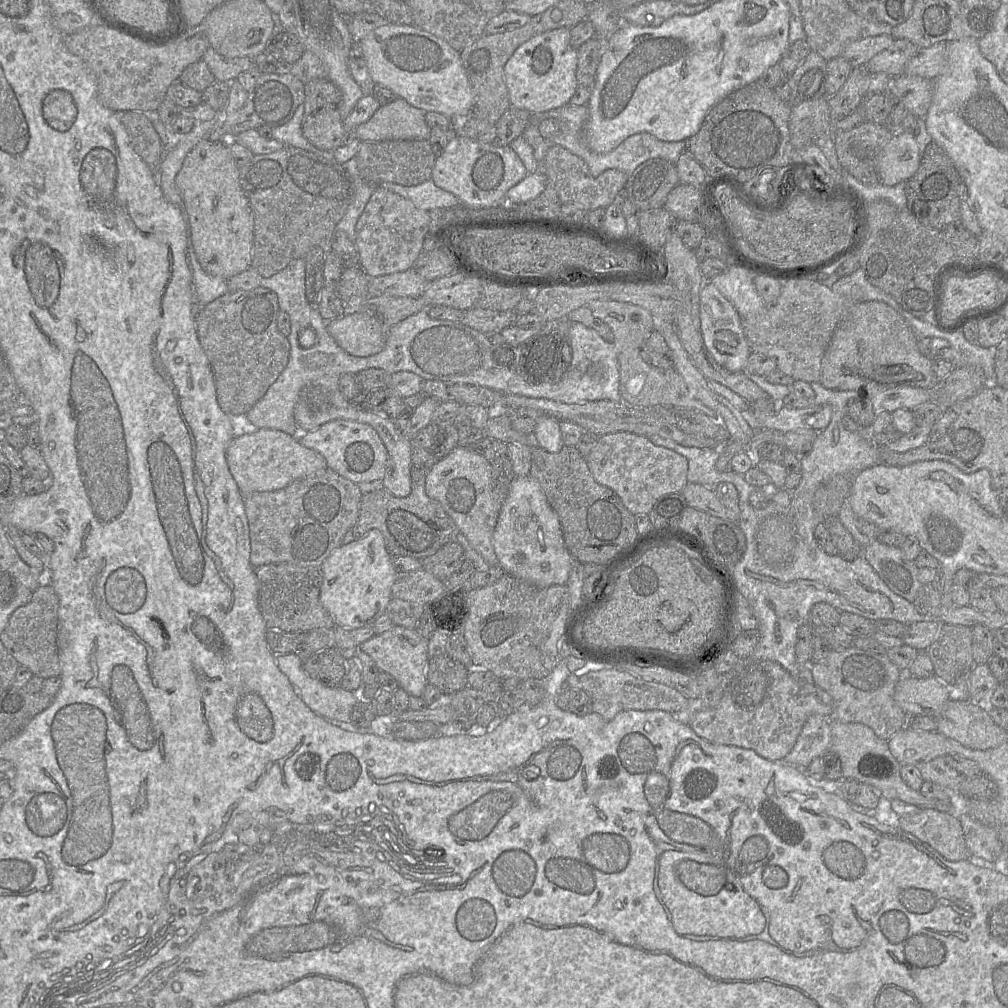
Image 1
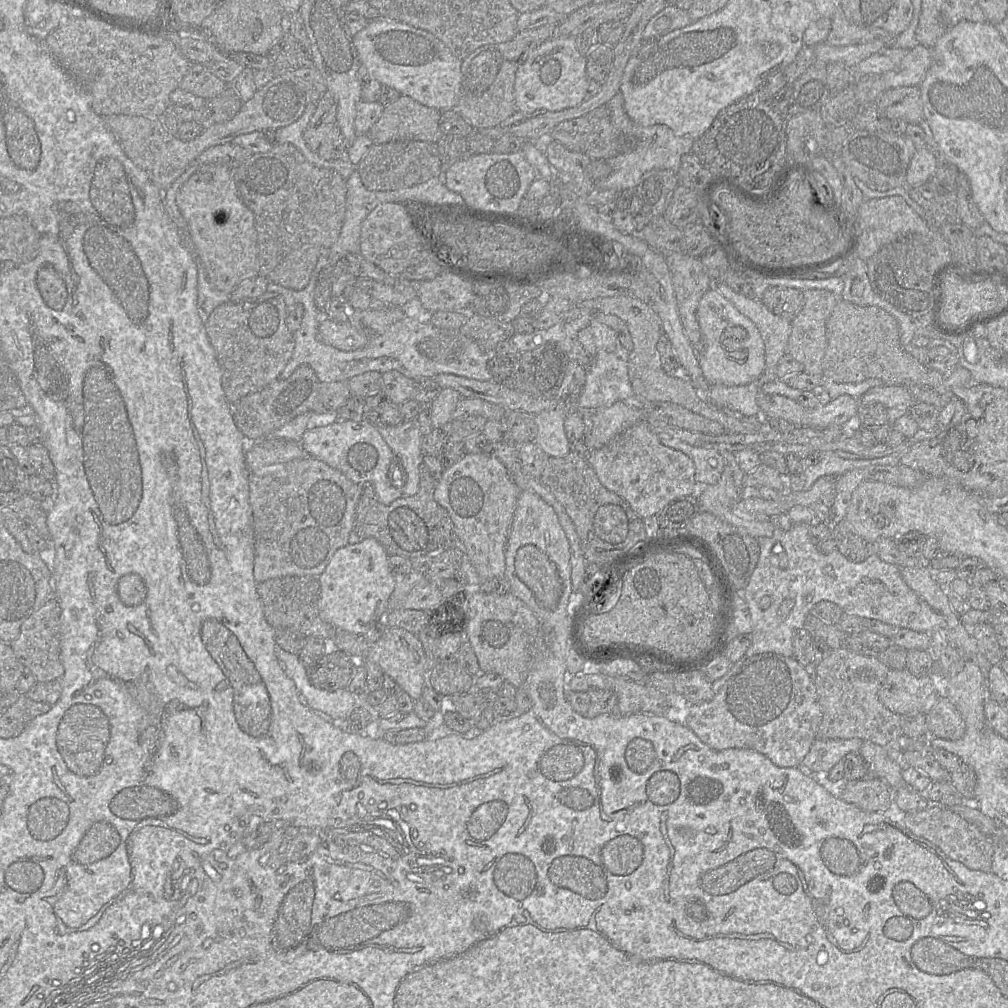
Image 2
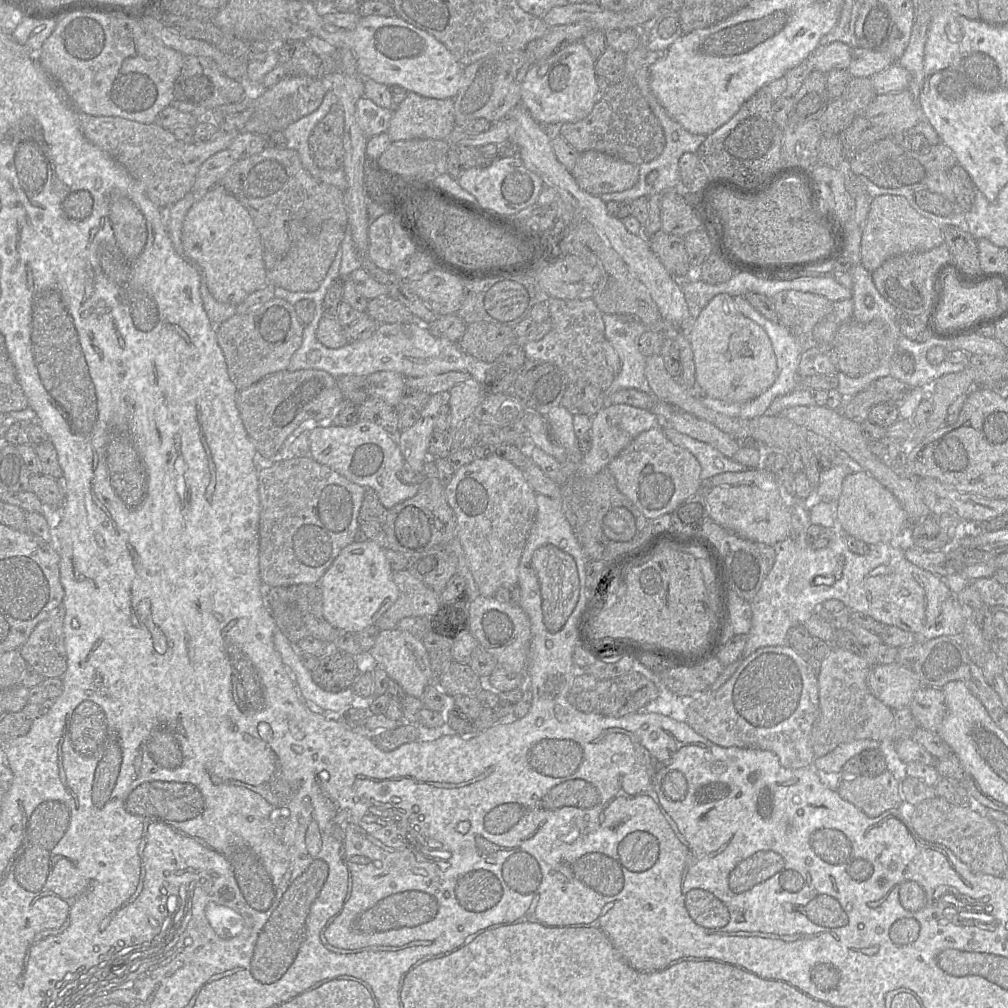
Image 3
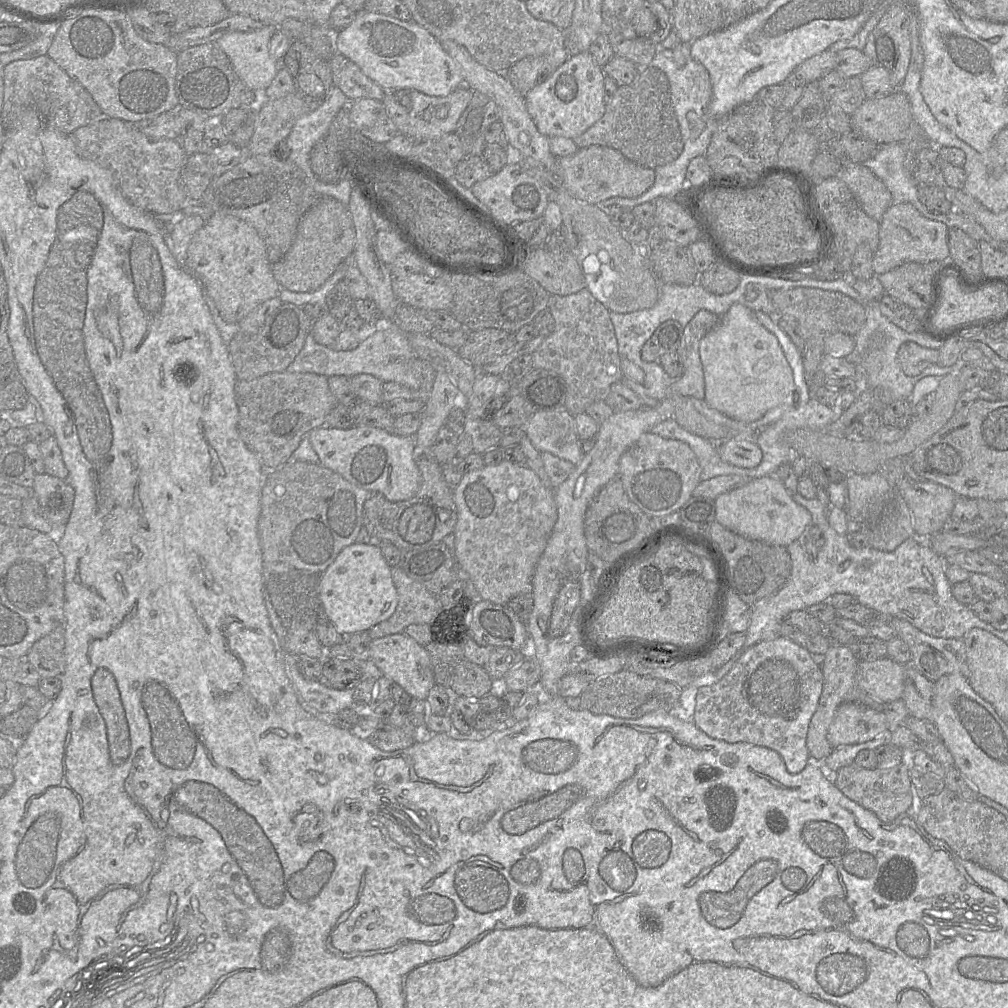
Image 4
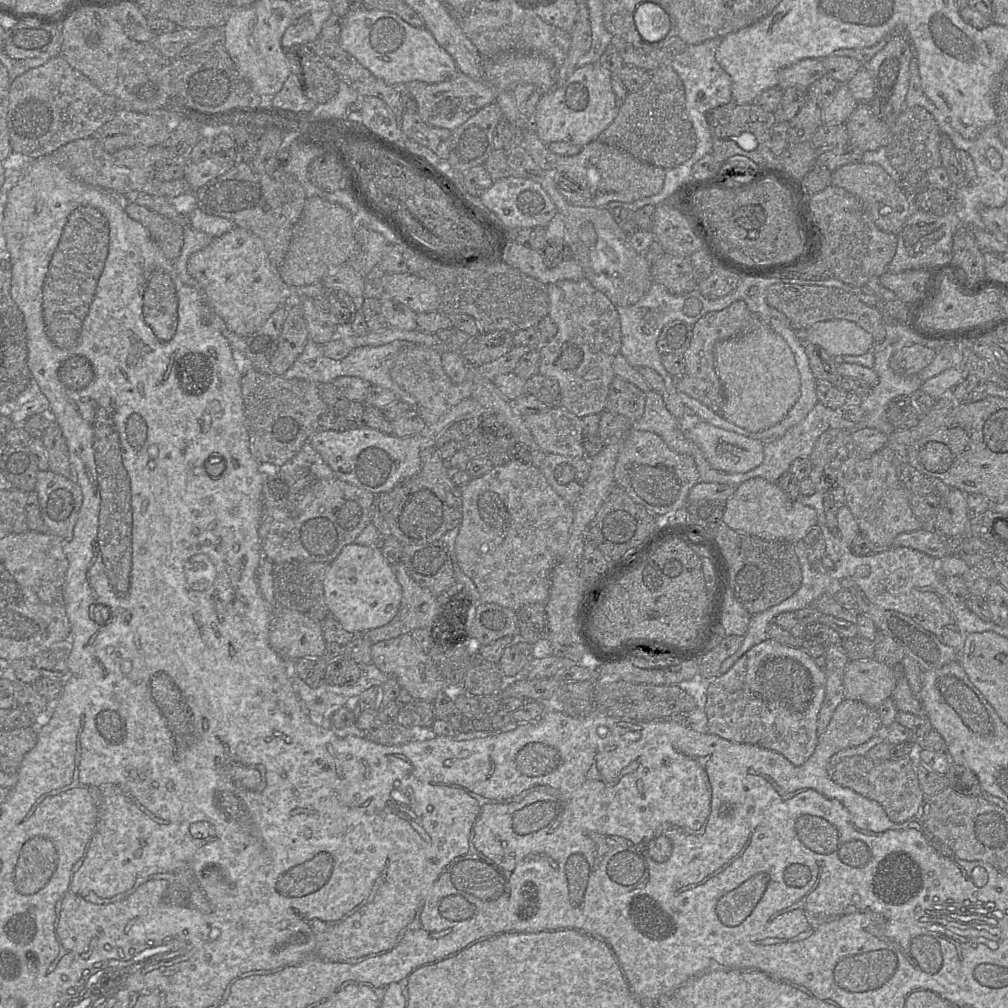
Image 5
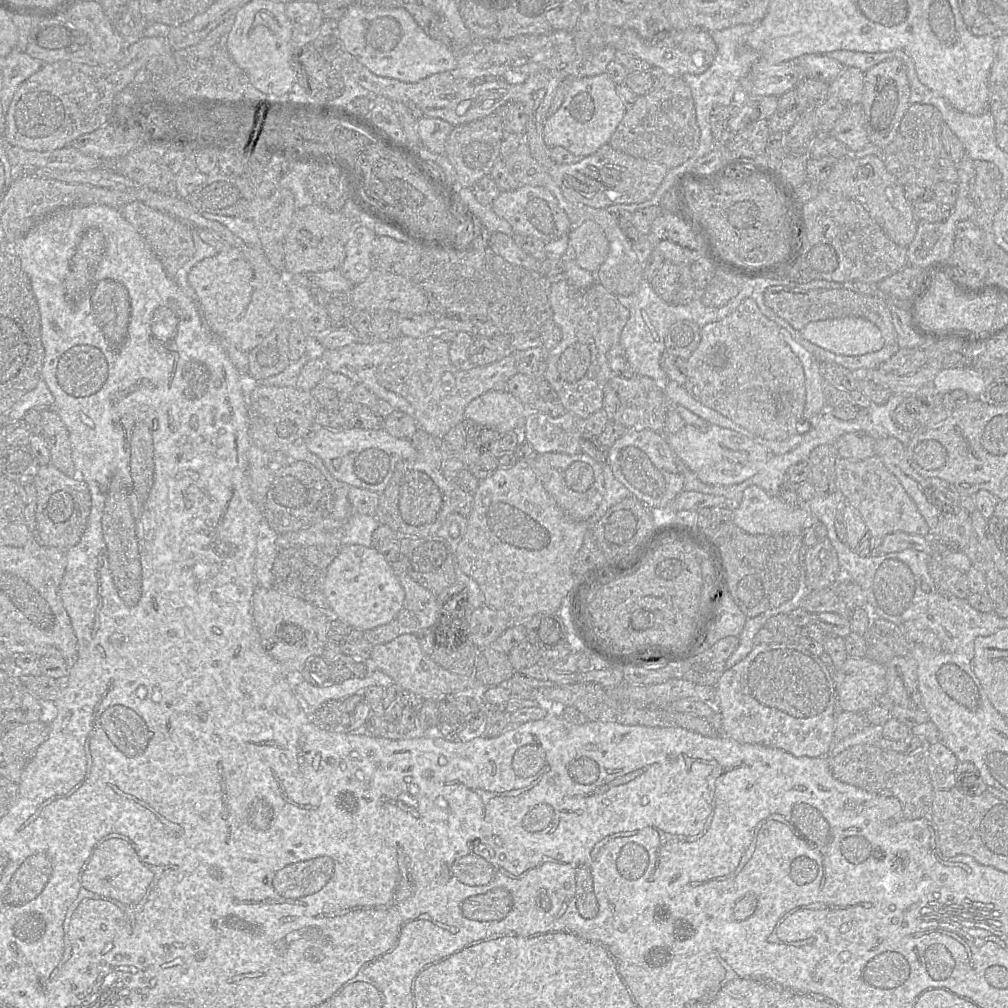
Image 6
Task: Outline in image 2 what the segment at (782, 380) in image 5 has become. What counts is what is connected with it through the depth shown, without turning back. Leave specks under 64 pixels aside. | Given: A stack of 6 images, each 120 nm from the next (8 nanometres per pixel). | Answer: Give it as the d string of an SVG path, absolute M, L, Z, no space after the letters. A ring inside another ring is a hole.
M715 288L701 297L696 318L702 334L699 366L709 385L743 386L758 379L765 369L765 347L756 325Z

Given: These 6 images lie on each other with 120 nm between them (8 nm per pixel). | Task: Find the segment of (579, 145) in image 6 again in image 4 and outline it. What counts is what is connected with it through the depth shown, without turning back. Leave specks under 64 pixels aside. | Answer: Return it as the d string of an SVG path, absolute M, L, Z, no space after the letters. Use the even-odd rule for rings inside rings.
M589 51L570 55L548 78L524 95L527 111L538 131L548 138L561 136L574 139L583 134L605 113L604 77L602 67L595 62Z

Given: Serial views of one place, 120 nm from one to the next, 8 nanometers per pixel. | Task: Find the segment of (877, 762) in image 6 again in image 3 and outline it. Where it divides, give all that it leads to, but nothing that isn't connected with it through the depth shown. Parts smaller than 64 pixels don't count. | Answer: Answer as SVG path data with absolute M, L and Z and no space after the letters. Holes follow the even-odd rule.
M890 771L876 777L842 777L836 790L839 796L852 803L868 817L878 817L903 802L901 780Z

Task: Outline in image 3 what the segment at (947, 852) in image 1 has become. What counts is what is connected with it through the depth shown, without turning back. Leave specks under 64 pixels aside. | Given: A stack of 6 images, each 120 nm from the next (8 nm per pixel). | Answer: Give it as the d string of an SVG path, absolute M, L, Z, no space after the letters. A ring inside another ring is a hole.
M941 797L927 799L915 806L910 824L919 837L947 847L971 870L996 877L1006 876L1007 863L999 840L998 827L995 821L984 815L981 808L974 804L961 807Z

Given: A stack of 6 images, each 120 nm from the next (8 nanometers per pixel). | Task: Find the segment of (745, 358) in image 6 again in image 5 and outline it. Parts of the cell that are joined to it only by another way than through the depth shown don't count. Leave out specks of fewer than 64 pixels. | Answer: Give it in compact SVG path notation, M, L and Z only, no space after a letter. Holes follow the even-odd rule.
M738 300L721 311L705 314L693 325L689 347L683 354L685 375L675 385L678 392L685 393L712 411L720 413L724 404L724 391L716 371L714 349L717 343L733 338L745 331L749 326L751 316L746 303Z

